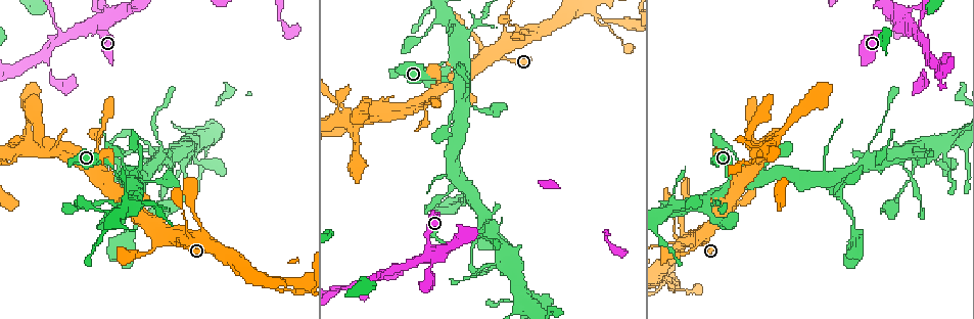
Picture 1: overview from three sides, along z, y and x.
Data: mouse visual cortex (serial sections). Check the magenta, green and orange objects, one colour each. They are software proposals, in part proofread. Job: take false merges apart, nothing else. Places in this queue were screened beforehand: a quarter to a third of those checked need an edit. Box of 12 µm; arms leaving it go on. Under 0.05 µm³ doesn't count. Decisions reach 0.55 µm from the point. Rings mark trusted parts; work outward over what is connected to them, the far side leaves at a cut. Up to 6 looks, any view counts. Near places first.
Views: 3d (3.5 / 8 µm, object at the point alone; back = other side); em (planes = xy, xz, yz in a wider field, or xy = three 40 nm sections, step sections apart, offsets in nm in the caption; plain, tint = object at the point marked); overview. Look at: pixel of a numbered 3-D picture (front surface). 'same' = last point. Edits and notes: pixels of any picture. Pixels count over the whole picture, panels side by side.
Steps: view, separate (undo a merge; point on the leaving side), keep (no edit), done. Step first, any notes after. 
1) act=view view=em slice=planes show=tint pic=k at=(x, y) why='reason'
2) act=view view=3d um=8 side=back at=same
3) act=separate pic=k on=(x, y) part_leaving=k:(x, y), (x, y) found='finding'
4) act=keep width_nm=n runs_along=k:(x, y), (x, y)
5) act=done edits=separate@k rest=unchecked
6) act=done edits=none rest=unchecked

act=view view=3d um=3.5 pic=1 at=(204, 234) why='thin arm on a thick one'

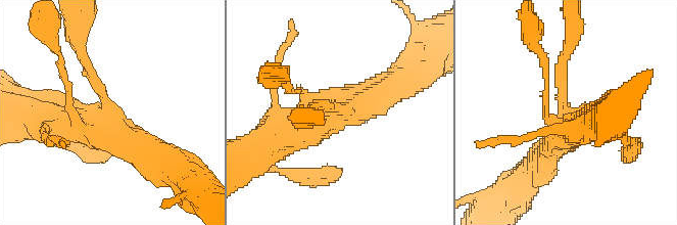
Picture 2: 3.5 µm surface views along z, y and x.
act=view view=em slice=xy step=5 show=tint pic=2 at=(108, 115) arms=4 arm_widths_nm=150,150,450,500

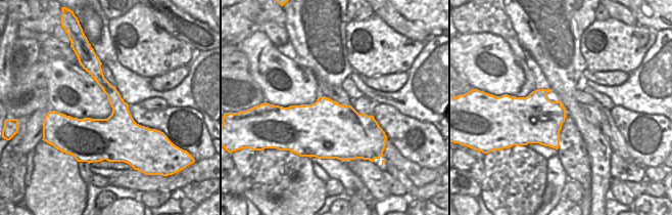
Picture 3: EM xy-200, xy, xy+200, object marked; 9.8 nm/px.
act=view view=em slice=xy step=3 show=tint at=same

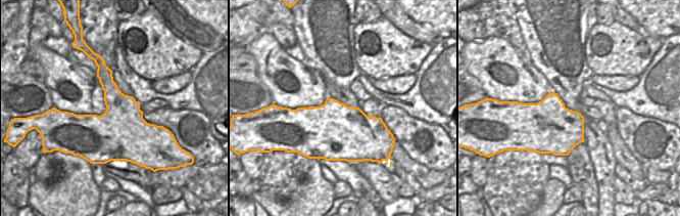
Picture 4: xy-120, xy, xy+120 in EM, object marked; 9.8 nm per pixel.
act=keep found='one cell here'

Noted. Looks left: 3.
act=view view=3d um=8 pic=1 at=(139, 206) why='small branch off a trunk'

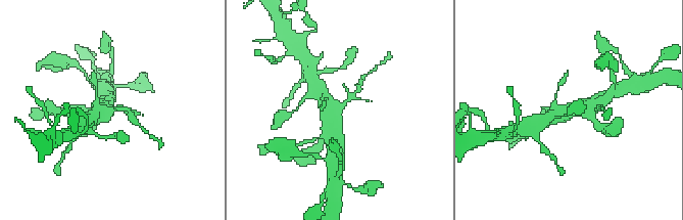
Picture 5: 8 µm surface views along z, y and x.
act=view view=em slice=planes show=tint pic=5 at=(341, 108)

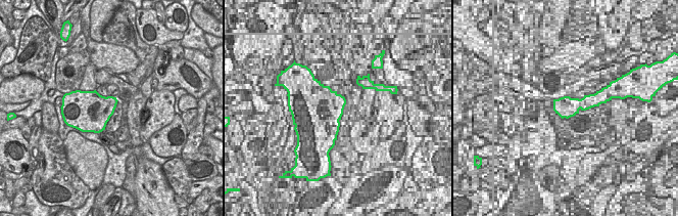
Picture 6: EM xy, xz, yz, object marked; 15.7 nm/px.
act=keep width_nm=550 runs_along=5:(335, 139), (331, 111), (319, 88) found='one cell here'

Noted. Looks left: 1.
act=done edits=none rest=unchecked

